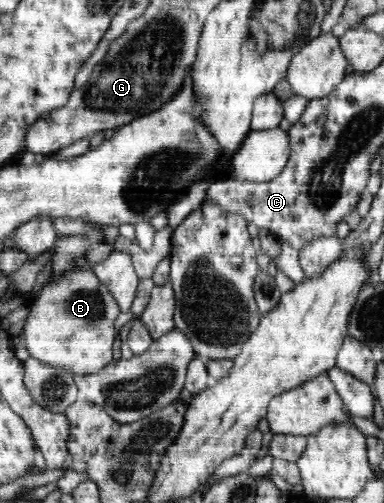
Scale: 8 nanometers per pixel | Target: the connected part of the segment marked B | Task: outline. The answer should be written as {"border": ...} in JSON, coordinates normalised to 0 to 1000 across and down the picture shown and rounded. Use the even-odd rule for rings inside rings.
{"border":[[[188,535],[159,551],[115,567],[73,604],[78,628],[63,644],[55,670],[78,710],[141,732],[172,736],[182,746],[245,746],[260,742],[294,716],[294,682],[302,666],[302,634],[315,622],[305,596],[281,571],[245,545],[245,537]]]}

